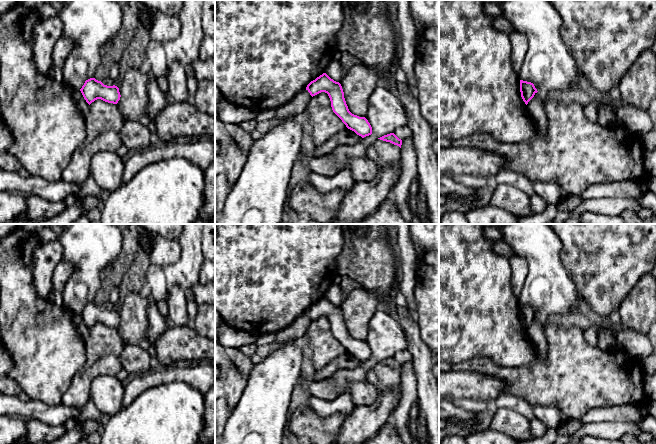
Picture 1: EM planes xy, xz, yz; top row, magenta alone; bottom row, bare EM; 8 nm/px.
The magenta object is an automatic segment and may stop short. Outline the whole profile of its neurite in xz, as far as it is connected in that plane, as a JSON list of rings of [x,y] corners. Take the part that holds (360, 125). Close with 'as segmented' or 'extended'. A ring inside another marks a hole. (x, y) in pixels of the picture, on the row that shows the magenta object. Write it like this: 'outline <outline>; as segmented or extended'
outline [[[323,73],[311,81],[306,90],[313,97],[321,92],[328,94],[333,112],[342,120],[346,127],[362,138],[372,134],[372,127],[365,117],[352,114],[346,104],[344,92],[339,82]]]; as segmented

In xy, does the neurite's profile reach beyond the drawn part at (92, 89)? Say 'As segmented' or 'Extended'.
As segmented

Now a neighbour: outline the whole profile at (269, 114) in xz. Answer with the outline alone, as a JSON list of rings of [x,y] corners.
[[[267,109],[265,111],[261,111],[257,114],[255,120],[257,123],[262,121],[270,121],[276,118],[276,111],[274,109]]]

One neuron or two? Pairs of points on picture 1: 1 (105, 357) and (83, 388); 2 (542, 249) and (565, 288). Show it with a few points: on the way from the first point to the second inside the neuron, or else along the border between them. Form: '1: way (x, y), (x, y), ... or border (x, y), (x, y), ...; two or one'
1: way (97, 365), (83, 380); one
2: way (544, 259), (558, 278); one

